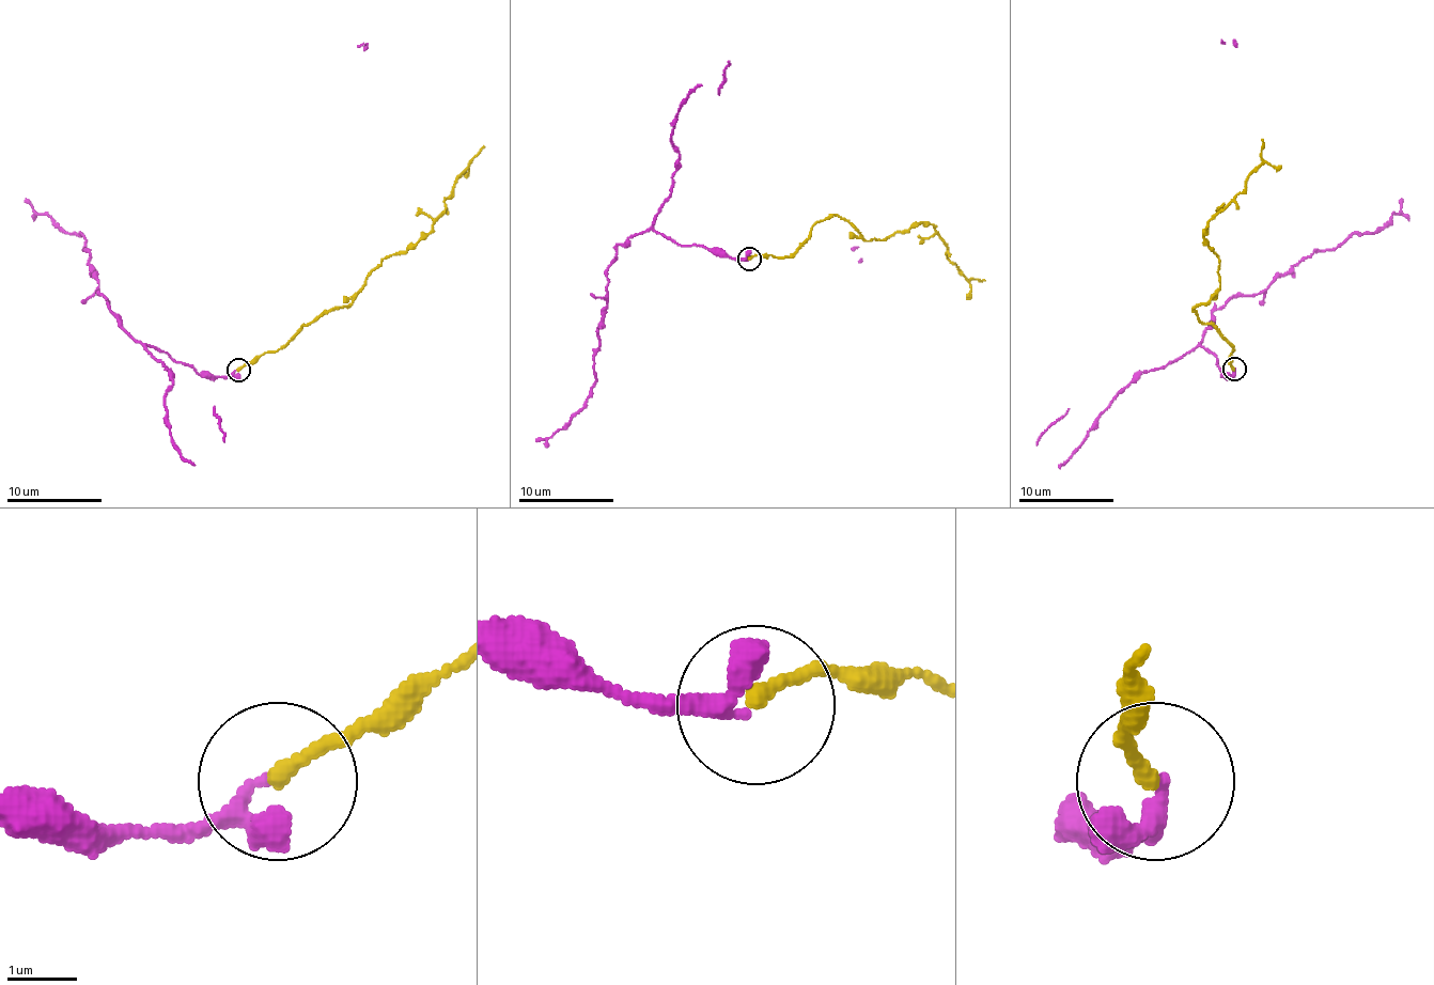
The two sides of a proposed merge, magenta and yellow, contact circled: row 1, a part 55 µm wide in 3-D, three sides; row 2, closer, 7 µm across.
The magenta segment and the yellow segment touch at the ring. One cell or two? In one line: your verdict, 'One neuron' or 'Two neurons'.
One neuron

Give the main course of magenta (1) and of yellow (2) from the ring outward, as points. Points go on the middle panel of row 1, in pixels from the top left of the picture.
1: (748, 260), (679, 246), (648, 230), (620, 244), (607, 268), (592, 395), (561, 428), (536, 440)
2: (748, 260), (788, 258), (834, 216), (864, 240), (885, 240), (929, 222), (952, 263), (968, 278), (983, 279)

